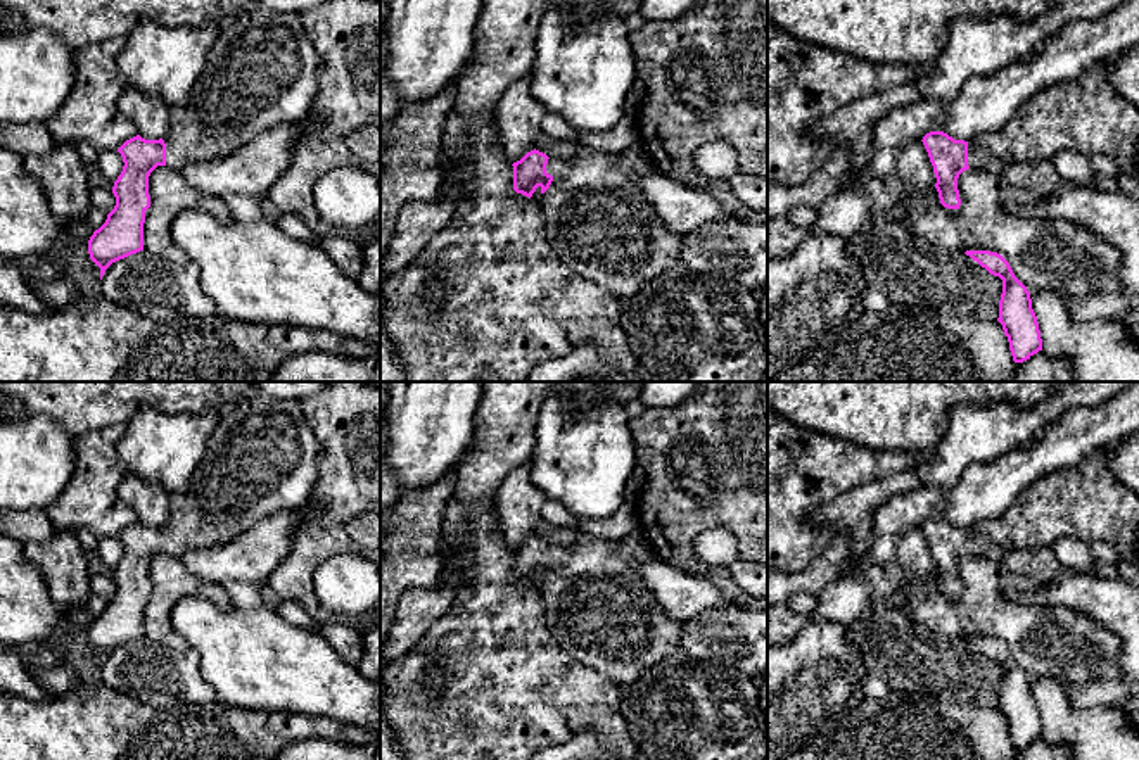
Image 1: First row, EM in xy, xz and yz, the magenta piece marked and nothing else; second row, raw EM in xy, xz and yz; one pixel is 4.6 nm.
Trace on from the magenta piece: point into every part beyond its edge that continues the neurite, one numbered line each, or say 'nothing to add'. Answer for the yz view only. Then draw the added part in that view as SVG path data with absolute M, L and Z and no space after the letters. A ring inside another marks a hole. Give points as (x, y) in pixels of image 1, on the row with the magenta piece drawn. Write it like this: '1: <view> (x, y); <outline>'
1: yz (979, 158); M978 140L968 142L968 166L970 169L982 169L992 174L1004 174L1006 164L989 152Z

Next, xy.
1: xy (261, 71); M254 5L242 12L233 24L216 31L207 52L207 64L185 105L168 107L169 128L162 136L166 143L166 166L181 171L188 162L206 162L225 157L258 138L273 126L304 121L320 92L323 60L306 35L301 14L273 12Z

